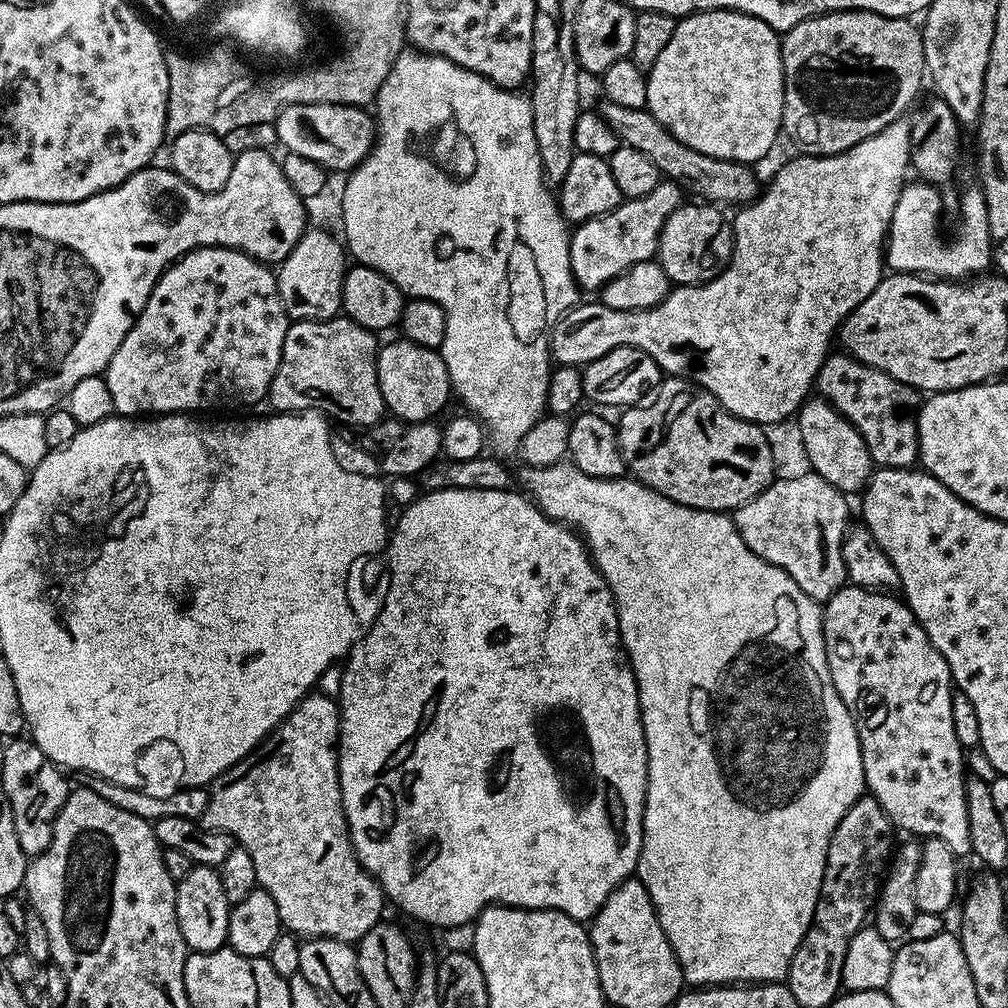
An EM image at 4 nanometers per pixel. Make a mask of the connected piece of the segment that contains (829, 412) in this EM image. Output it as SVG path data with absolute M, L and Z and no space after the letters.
M809 398L800 405L794 423L800 431L800 444L804 447L805 458L808 459L807 467L826 478L826 482L830 482L830 486L834 486L839 492L863 493L868 480L872 477L874 465L862 434L854 430L851 422L827 400Z

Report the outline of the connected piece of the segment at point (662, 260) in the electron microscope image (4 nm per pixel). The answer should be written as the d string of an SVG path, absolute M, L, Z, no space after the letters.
M708 202L681 203L665 218L655 255L673 285L703 284L728 265L732 256L732 225L719 207Z

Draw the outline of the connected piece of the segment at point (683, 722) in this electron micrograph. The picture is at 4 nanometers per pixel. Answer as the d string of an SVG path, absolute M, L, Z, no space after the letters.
M561 462L550 465L547 468L529 467L524 476L528 483L527 495L534 498L534 503L541 512L547 514L551 520L559 520L561 524L568 525L575 530L586 541L586 547L592 557L592 563L602 574L602 578L610 586L612 597L616 603L616 613L620 623L620 640L624 643L624 651L628 654L628 660L632 663L632 669L636 675L636 685L640 695L640 717L644 727L644 737L648 747L648 793L644 796L644 845L640 847L640 857L636 863L635 875L646 886L646 890L652 899L652 905L656 911L658 922L678 958L680 968L684 972L684 983L688 986L755 986L758 984L770 984L780 982L787 977L788 967L802 942L802 938L812 926L814 910L818 906L820 897L820 887L824 877L824 867L826 866L826 854L830 846L830 838L842 822L842 814L854 806L854 802L859 796L865 795L866 785L864 783L864 767L862 766L862 754L860 753L860 739L856 733L854 722L850 718L850 710L846 710L842 698L838 698L838 690L834 690L834 682L830 678L830 666L826 662L826 646L824 645L824 617L822 608L817 601L811 600L786 574L783 568L777 568L773 564L767 564L754 550L742 542L742 538L736 529L736 521L731 515L722 512L707 512L698 510L690 506L676 504L670 498L658 494L653 488L640 483L635 478L617 478L615 480L599 480L590 474L582 474L582 470L575 468L570 462Z

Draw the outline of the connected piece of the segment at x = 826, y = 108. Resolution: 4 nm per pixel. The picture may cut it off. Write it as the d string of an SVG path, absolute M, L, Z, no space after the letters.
M825 12L819 16L810 16L798 22L790 31L783 33L780 41L782 54L782 70L784 71L784 122L783 135L789 136L797 144L801 153L809 156L833 156L839 152L850 150L862 138L870 138L870 134L878 134L890 122L901 119L904 111L912 104L912 99L920 92L920 83L925 83L926 69L924 66L924 38L919 27L912 25L913 21L898 16L879 16L873 12Z

